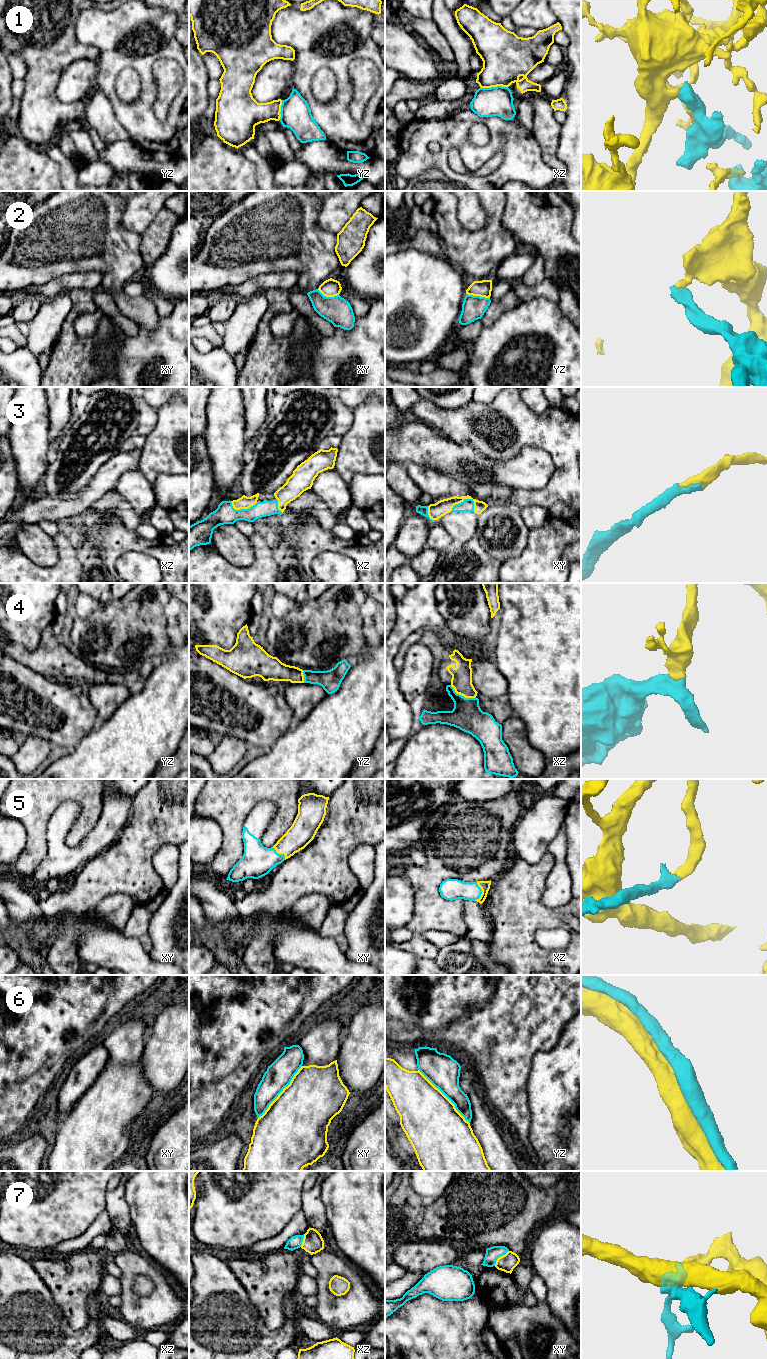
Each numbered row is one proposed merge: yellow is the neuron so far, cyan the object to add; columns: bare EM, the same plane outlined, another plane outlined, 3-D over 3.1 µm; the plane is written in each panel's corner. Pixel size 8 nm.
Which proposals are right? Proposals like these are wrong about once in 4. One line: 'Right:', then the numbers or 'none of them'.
Right: 3, 4, 5, 6

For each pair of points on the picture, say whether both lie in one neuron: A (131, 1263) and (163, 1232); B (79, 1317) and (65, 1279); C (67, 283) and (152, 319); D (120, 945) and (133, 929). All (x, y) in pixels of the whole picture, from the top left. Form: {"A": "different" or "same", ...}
{"A": "different", "B": "same", "C": "different", "D": "different"}

